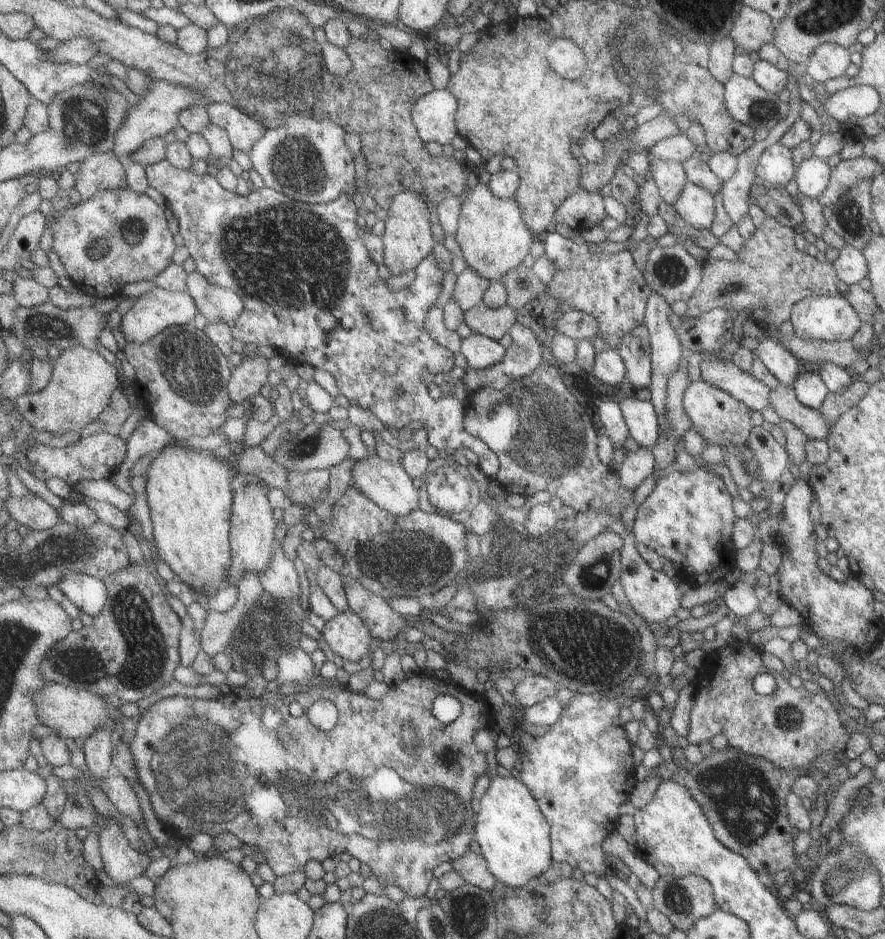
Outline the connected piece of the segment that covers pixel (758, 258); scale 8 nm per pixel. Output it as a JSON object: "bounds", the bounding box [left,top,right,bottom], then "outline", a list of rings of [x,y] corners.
{"bounds":[684,216,838,327],"outline":[[[766,216],[763,226],[756,229],[751,240],[745,241],[736,262],[729,261],[720,251],[703,264],[703,275],[694,294],[686,301],[684,316],[699,317],[713,308],[744,310],[759,325],[778,327],[789,319],[791,308],[810,295],[838,295],[838,278],[833,264],[822,264],[816,257],[799,251],[794,245],[793,231],[774,217]]]}

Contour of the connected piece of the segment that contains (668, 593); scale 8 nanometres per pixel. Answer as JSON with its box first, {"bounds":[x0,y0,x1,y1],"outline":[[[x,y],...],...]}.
{"bounds":[619,510,681,624],"outline":[[[623,510],[621,520],[628,526],[630,534],[623,538],[624,544],[621,550],[621,573],[619,576],[620,584],[629,598],[631,606],[648,623],[658,622],[664,624],[670,615],[680,607],[681,592],[678,586],[664,573],[648,566],[648,563],[640,556],[637,549],[637,543],[631,530],[636,512],[634,510]]]}

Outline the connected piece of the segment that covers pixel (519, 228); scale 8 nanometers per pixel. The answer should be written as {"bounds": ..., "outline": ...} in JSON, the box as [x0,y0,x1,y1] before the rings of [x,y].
{"bounds":[455,184,532,281],"outline":[[[476,184],[471,188],[468,197],[462,196],[463,211],[459,222],[459,231],[455,234],[463,248],[464,259],[468,266],[489,281],[499,281],[504,275],[512,271],[513,268],[522,264],[522,260],[528,254],[528,248],[532,244],[532,234],[523,220],[522,208],[512,199],[499,199],[491,192],[488,184]]]}

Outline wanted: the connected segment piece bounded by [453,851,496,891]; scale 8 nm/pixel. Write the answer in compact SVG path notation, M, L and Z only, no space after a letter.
M473 851L467 852L460 859L453 861L454 870L458 871L467 883L475 887L492 890L496 880L487 867L486 859Z

